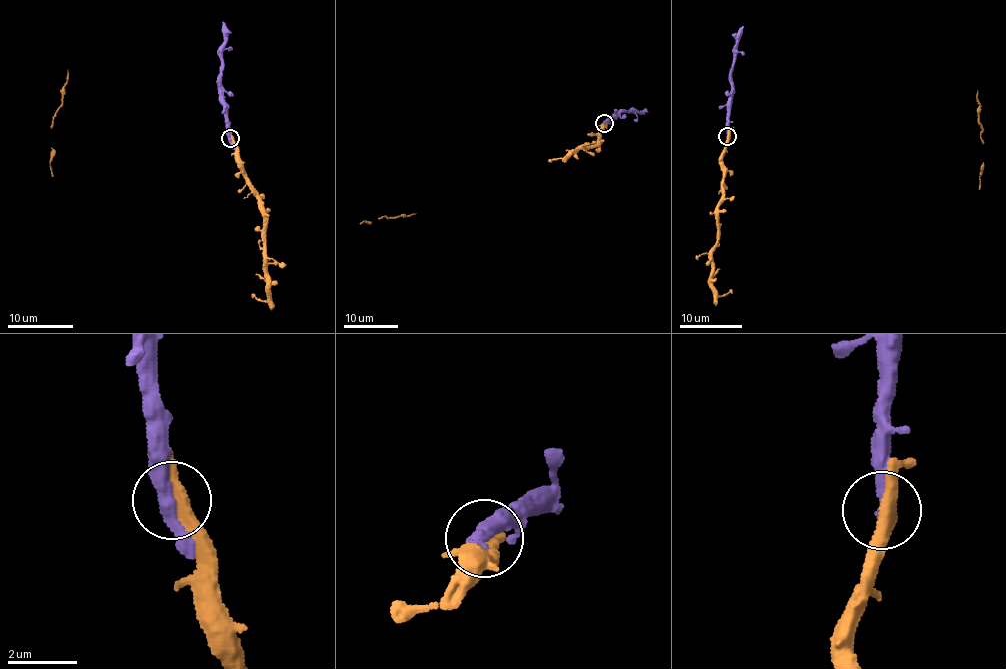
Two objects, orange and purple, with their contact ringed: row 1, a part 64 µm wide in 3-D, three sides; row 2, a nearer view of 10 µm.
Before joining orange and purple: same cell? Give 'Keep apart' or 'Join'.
Join

